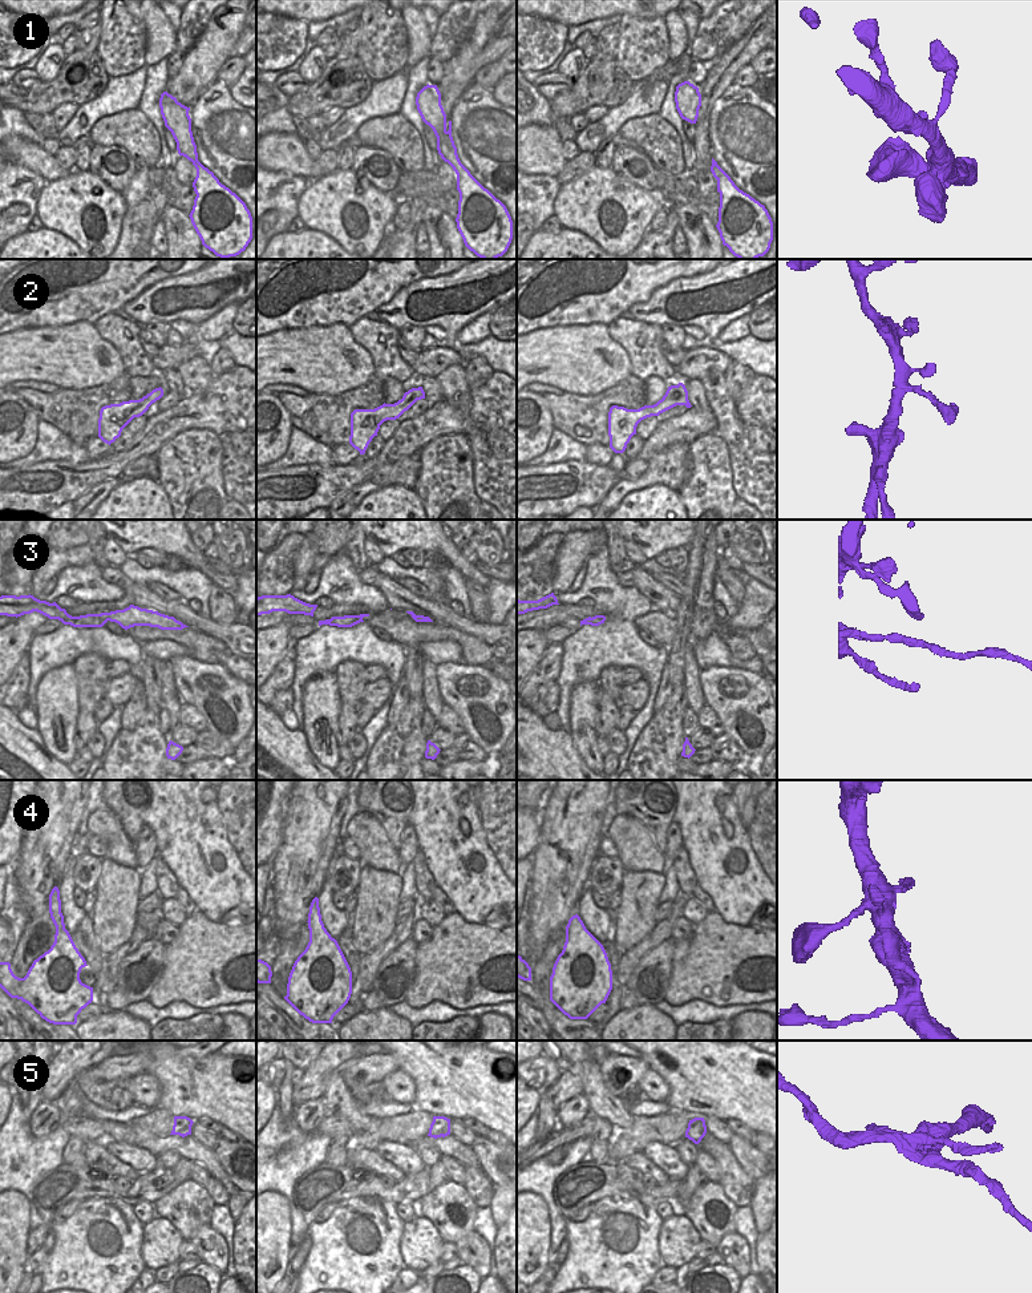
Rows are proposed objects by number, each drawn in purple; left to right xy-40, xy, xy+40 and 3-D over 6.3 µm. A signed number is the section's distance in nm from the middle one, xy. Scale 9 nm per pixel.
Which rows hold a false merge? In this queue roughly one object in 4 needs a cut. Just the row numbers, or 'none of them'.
3, 5

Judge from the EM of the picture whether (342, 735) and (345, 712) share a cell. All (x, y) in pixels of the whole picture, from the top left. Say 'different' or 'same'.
same

